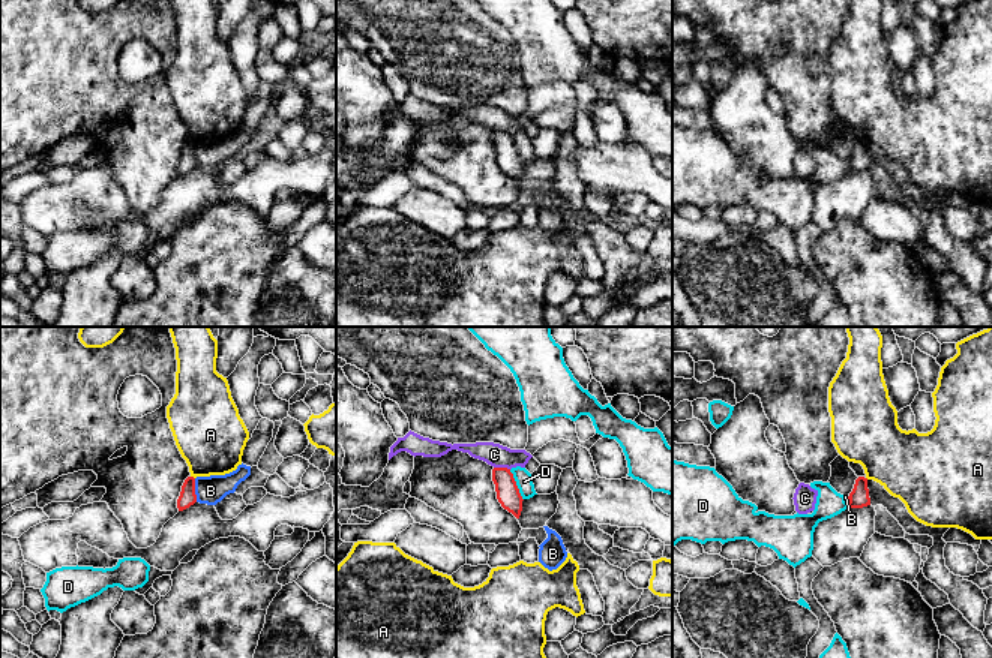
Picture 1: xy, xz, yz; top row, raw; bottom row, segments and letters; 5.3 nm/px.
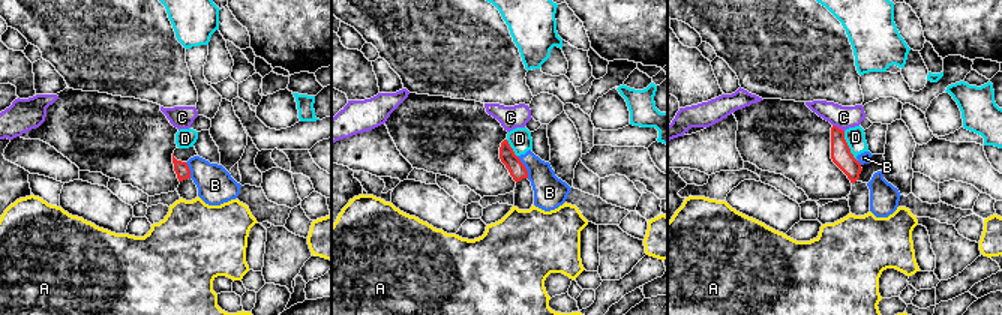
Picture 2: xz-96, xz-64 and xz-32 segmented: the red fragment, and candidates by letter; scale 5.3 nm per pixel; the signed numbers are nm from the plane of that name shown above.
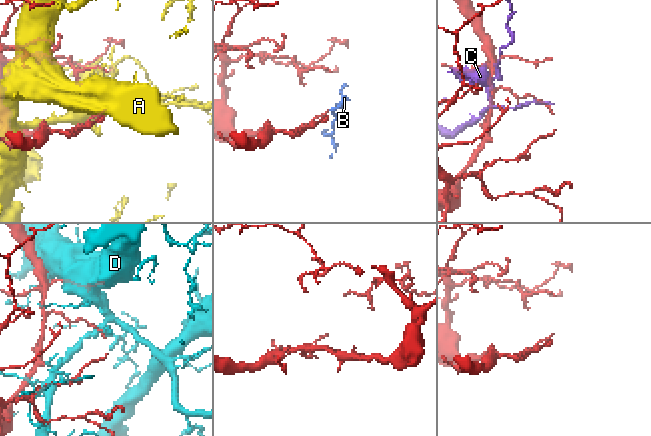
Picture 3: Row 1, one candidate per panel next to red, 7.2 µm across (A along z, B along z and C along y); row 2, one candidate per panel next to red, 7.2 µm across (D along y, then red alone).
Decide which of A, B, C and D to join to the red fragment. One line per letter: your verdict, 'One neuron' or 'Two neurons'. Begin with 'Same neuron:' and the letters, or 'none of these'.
Same neuron: none of these
A: Two neurons
B: Two neurons
C: Two neurons
D: Two neurons

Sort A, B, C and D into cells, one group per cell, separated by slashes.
A / B D / C

